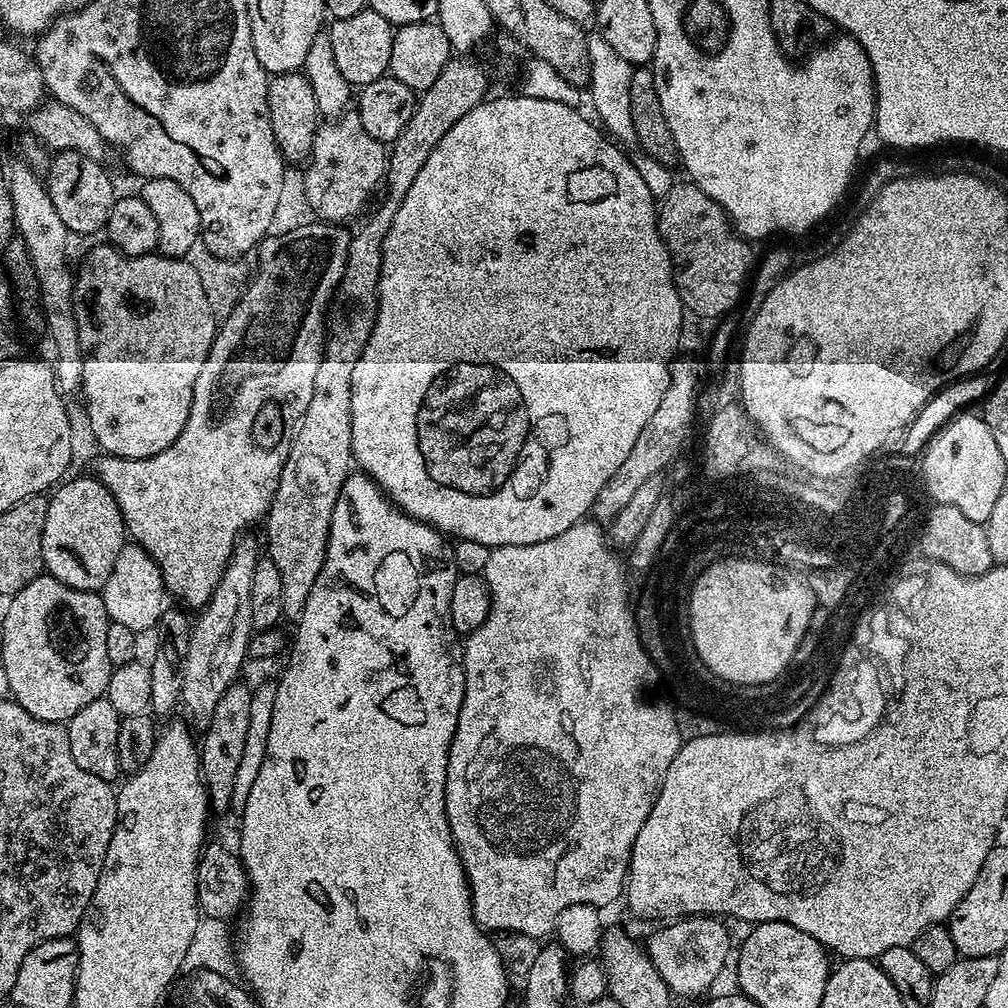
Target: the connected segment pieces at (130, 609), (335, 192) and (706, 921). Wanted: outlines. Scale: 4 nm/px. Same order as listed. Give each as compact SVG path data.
M135 542L125 543L124 549L118 554L114 570L110 570L110 578L106 578L102 595L109 621L127 626L137 634L151 633L166 610L166 589L160 568L147 550Z
M349 110L317 127L310 163L304 170L304 200L312 207L313 217L343 225L348 222L344 220L354 219L367 206L372 191L381 187L386 175L386 148L366 132L358 112Z
M690 916L668 923L646 940L646 951L658 970L658 974L666 982L673 997L703 997L708 987L720 976L724 963L729 963L732 948L732 936L723 919L715 916Z

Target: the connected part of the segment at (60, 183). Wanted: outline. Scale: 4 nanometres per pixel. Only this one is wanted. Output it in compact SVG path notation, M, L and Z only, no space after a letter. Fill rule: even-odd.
M57 151L48 168L46 187L50 194L50 202L54 202L54 210L58 210L58 218L66 222L73 234L80 232L88 236L105 227L108 222L108 212L114 203L112 196L112 180L108 177L105 166L99 160L92 160L77 152Z

